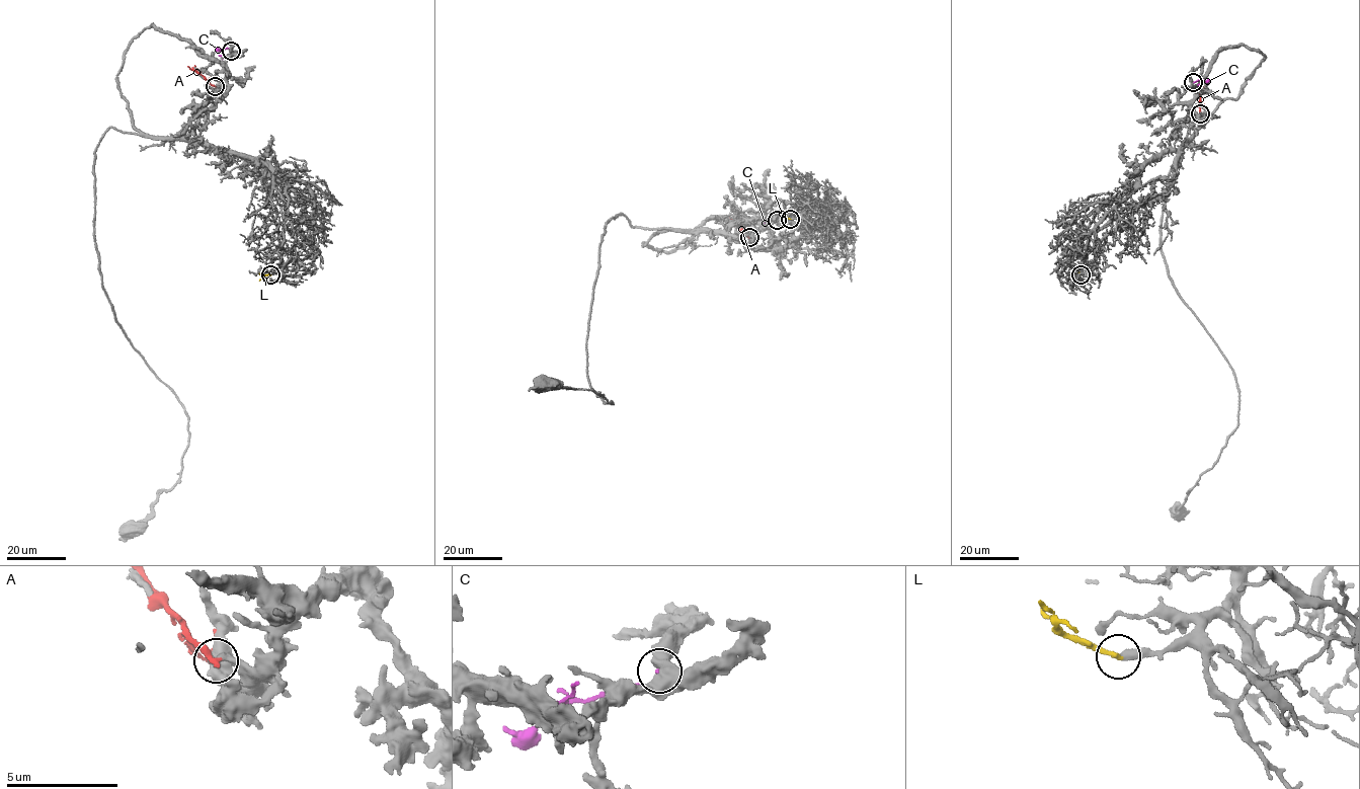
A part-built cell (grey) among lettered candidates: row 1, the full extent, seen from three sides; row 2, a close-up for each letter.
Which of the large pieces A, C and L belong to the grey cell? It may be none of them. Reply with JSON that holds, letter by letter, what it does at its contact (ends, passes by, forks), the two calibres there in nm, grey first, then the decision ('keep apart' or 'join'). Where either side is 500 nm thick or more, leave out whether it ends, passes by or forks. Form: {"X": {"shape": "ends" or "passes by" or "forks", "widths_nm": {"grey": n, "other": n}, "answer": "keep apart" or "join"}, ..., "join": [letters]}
{"A": {"shape": "ends", "widths_nm": {"grey": 340, "other": 340}, "answer": "keep apart"}, "C": {"shape": "ends", "widths_nm": {"grey": 480, "other": 240}, "answer": "keep apart"}, "L": {"shape": "ends", "widths_nm": {"grey": 400, "other": 240}, "answer": "join"}, "join": ["L"]}

